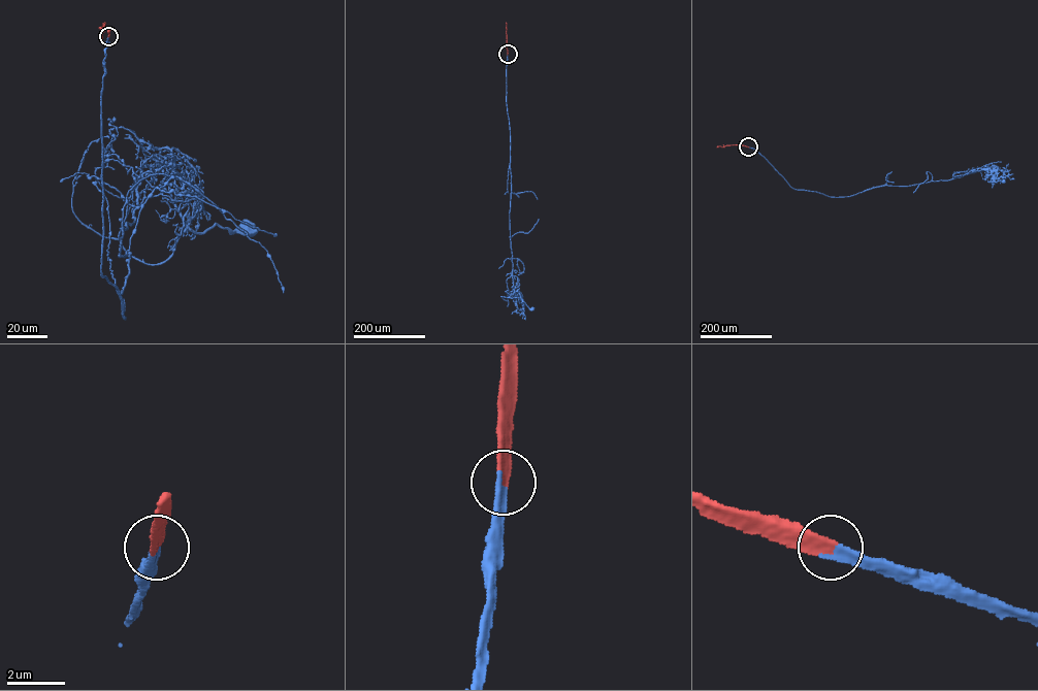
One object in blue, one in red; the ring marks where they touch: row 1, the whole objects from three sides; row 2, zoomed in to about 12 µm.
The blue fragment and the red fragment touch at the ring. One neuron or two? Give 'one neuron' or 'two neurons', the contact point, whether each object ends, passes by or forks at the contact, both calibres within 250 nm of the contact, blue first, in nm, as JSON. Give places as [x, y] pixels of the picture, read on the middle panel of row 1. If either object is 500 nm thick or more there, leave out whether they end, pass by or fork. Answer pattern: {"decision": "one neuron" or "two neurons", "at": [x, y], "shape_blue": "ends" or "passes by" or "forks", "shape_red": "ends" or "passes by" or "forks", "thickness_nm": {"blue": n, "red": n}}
{"decision": "one neuron", "at": [508, 54], "shape_blue": "ends", "shape_red": "ends", "thickness_nm": {"blue": 360, "red": 360}}

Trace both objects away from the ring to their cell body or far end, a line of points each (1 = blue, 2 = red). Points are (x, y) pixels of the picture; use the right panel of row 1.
1: (748, 146), (793, 188), (832, 197), (886, 185), (949, 179), (984, 170), (991, 170), (994, 182), (1003, 182)
2: (748, 146), (717, 146)

